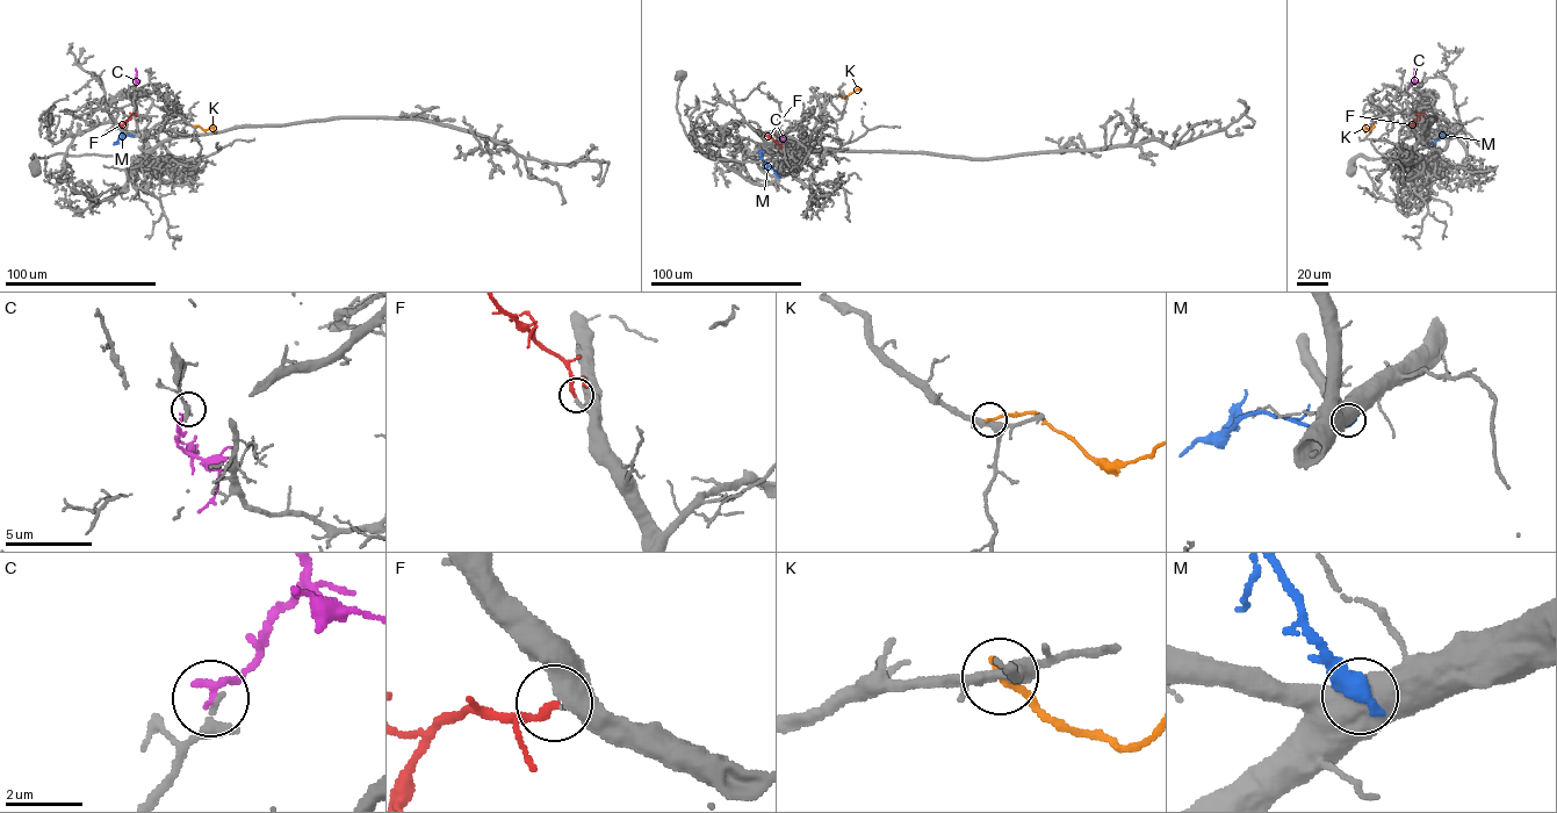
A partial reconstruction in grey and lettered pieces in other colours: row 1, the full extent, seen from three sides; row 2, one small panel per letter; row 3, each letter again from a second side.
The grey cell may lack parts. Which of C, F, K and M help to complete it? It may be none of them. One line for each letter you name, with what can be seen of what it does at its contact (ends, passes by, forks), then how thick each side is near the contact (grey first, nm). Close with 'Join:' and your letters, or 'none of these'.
F: it ends there; 260 nm thick on the grey side, 240 nm on the other
Join: F

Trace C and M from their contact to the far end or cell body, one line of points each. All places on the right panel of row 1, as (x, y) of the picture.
C: (1411, 85), (1413, 69)
M: (1453, 136), (1444, 135), (1427, 143)

